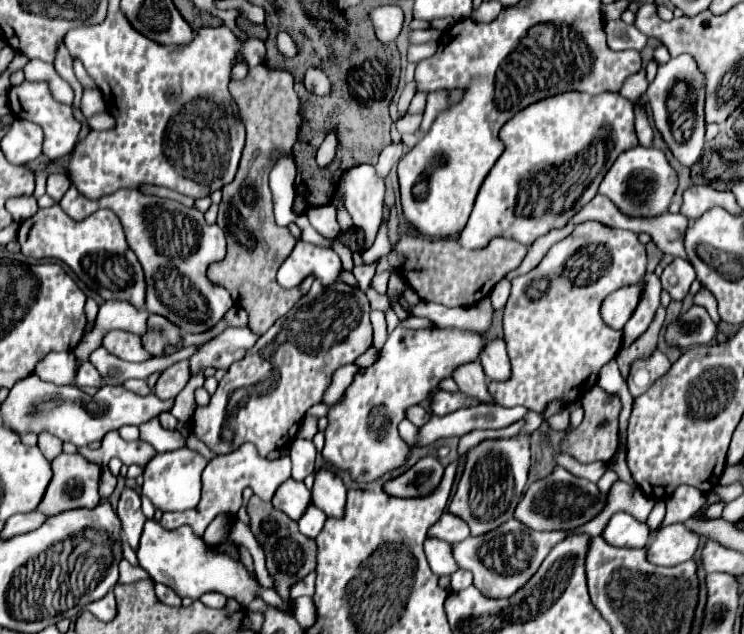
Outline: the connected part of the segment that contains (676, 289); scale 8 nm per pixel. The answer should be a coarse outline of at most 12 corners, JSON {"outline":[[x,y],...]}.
{"outline":[[675,258],[661,274],[673,300],[683,300],[695,280],[687,260]]}

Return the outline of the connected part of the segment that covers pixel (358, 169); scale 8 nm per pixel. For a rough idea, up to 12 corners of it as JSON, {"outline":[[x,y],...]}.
{"outline":[[369,164],[347,170],[333,208],[349,212],[371,246],[383,218],[385,178]]}

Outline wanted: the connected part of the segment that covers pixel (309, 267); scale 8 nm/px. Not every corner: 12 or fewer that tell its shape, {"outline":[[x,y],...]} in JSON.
{"outline":[[297,242],[277,280],[293,288],[313,274],[329,286],[342,270],[333,250]]}

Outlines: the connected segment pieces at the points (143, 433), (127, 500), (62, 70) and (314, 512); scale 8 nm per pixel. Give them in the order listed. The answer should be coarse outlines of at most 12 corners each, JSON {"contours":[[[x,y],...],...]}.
{"contours":[[[157,417],[139,426],[140,439],[157,452],[185,446],[177,430],[165,430]],[[123,490],[117,516],[123,538],[137,552],[141,528],[147,518],[141,512],[141,496]],[[59,44],[54,68],[73,88],[73,104],[80,109],[83,87],[74,74],[72,57]],[[311,506],[299,530],[315,540],[327,516],[319,508]]]}

